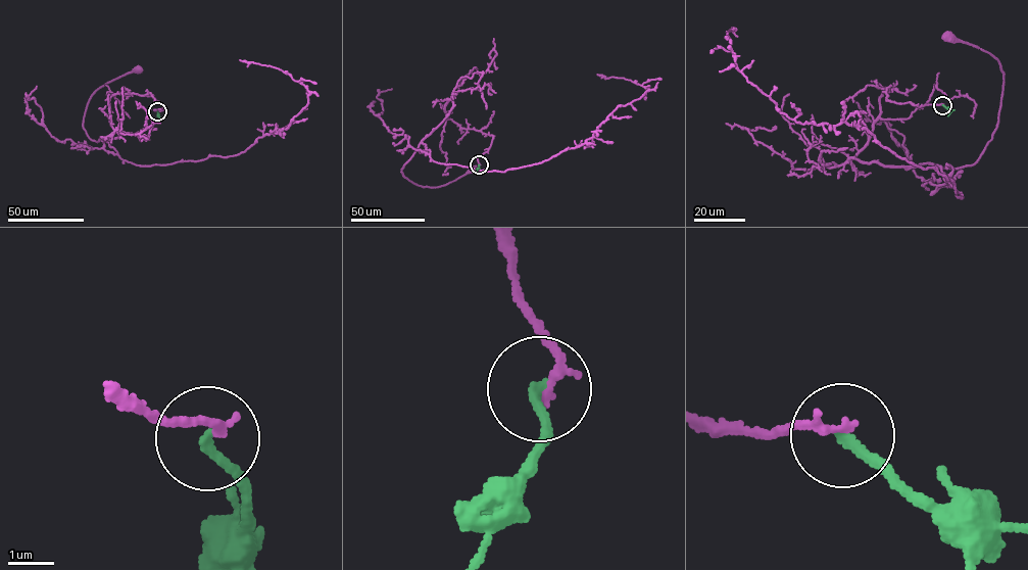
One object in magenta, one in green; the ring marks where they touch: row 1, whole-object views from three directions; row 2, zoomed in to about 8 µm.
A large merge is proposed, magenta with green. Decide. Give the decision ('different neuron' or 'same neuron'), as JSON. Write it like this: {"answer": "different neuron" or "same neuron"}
{"answer": "different neuron"}

